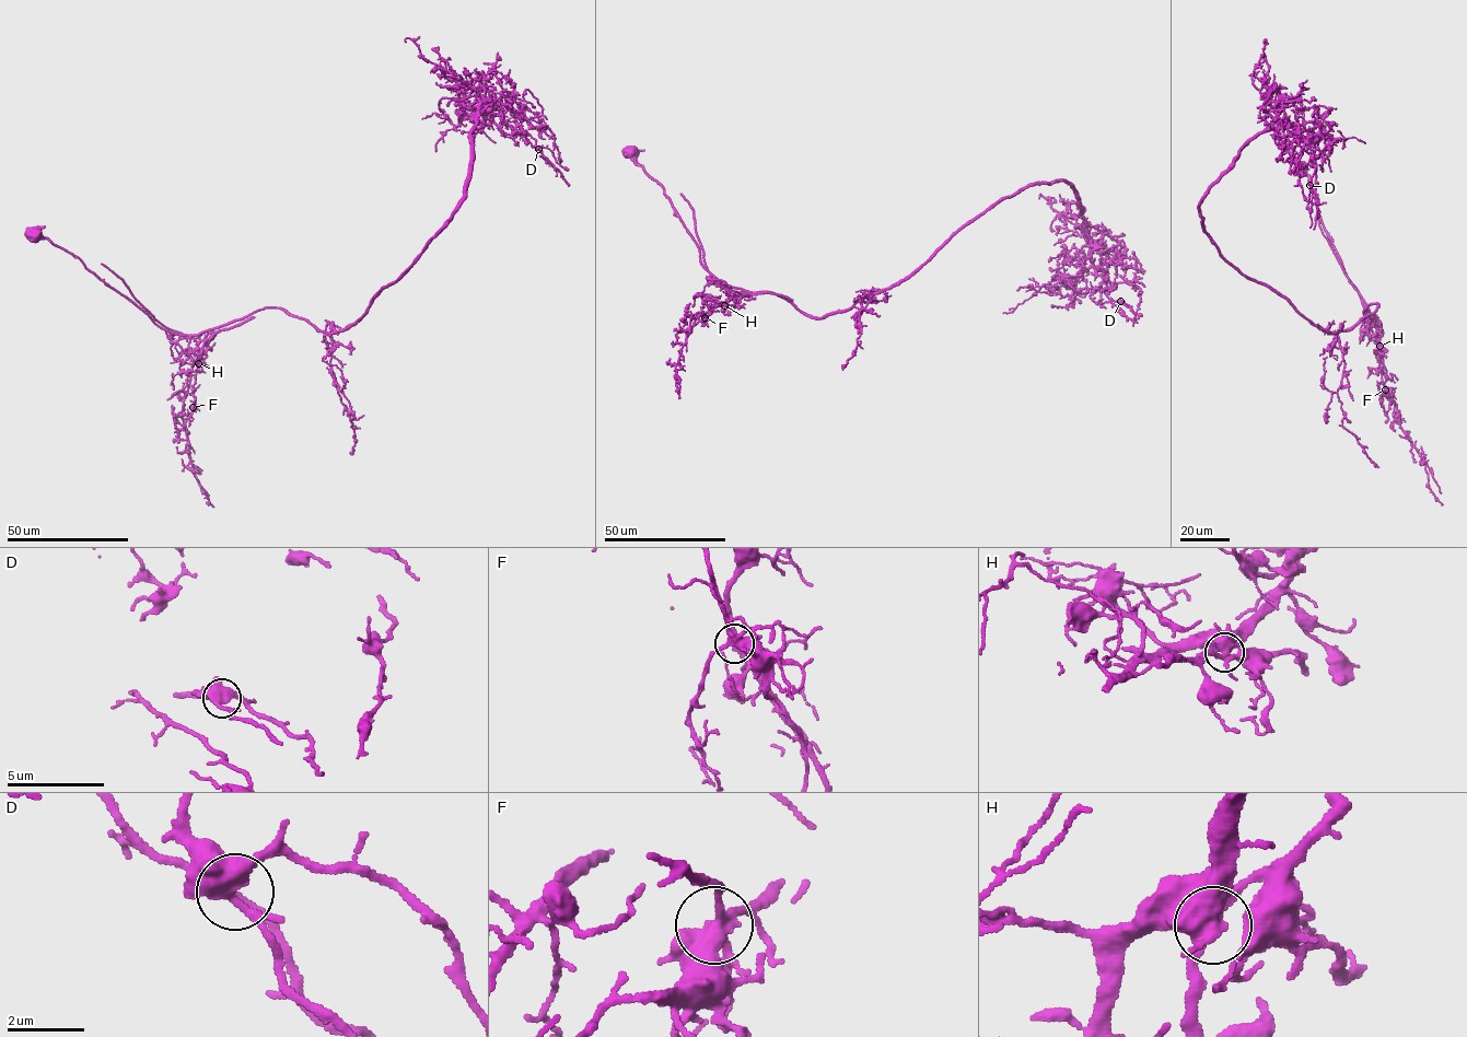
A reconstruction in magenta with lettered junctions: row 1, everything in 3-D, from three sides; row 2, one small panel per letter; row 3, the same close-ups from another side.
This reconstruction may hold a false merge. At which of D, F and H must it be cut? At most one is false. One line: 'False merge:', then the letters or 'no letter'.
False merge: H

